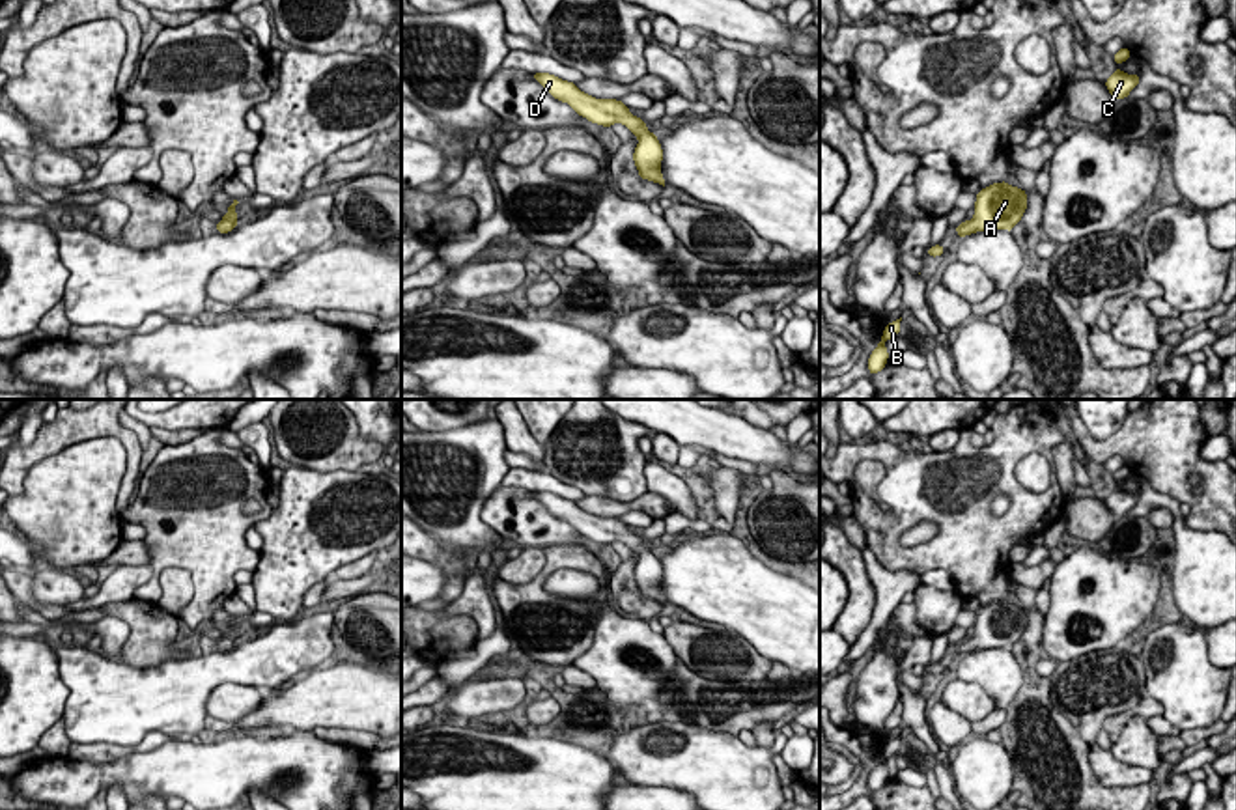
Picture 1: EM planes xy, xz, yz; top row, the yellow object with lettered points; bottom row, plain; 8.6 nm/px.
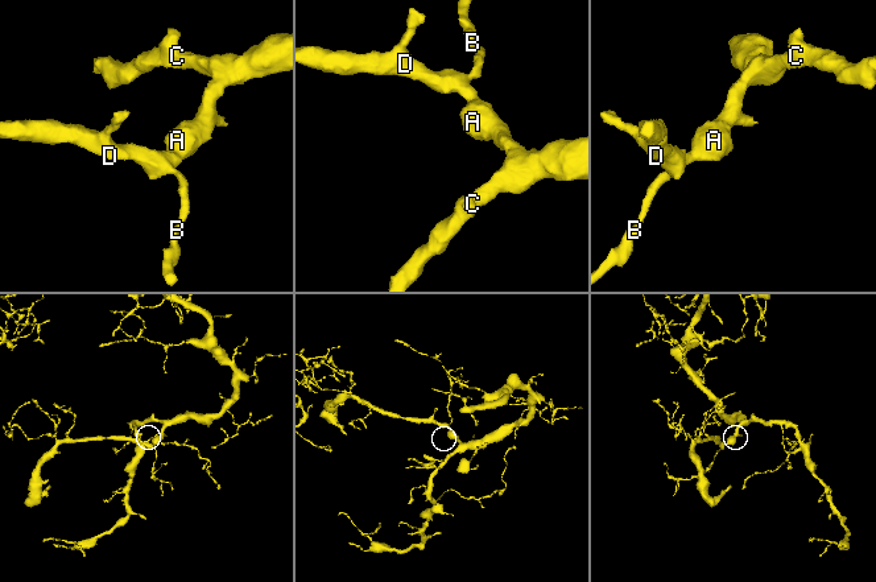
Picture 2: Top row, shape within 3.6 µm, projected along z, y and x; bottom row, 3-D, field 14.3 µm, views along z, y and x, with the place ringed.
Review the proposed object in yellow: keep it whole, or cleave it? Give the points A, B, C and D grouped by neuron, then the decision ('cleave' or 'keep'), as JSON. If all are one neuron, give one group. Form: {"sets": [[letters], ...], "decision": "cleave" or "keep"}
{"sets": [["A", "B", "C", "D"]], "decision": "keep"}

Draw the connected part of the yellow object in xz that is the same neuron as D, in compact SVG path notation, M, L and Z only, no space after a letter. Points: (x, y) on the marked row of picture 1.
M534 73L549 95L568 103L581 118L601 127L612 127L614 123L625 125L639 144L633 153L635 166L640 179L648 179L665 187L665 177L661 174L663 147L657 134L648 131L642 118L637 118L629 108L618 99L596 99L577 88L577 84L562 80L551 73Z

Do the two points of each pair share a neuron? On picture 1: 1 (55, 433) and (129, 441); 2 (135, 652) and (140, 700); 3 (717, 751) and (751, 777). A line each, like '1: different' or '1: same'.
1: same
2: different
3: same

